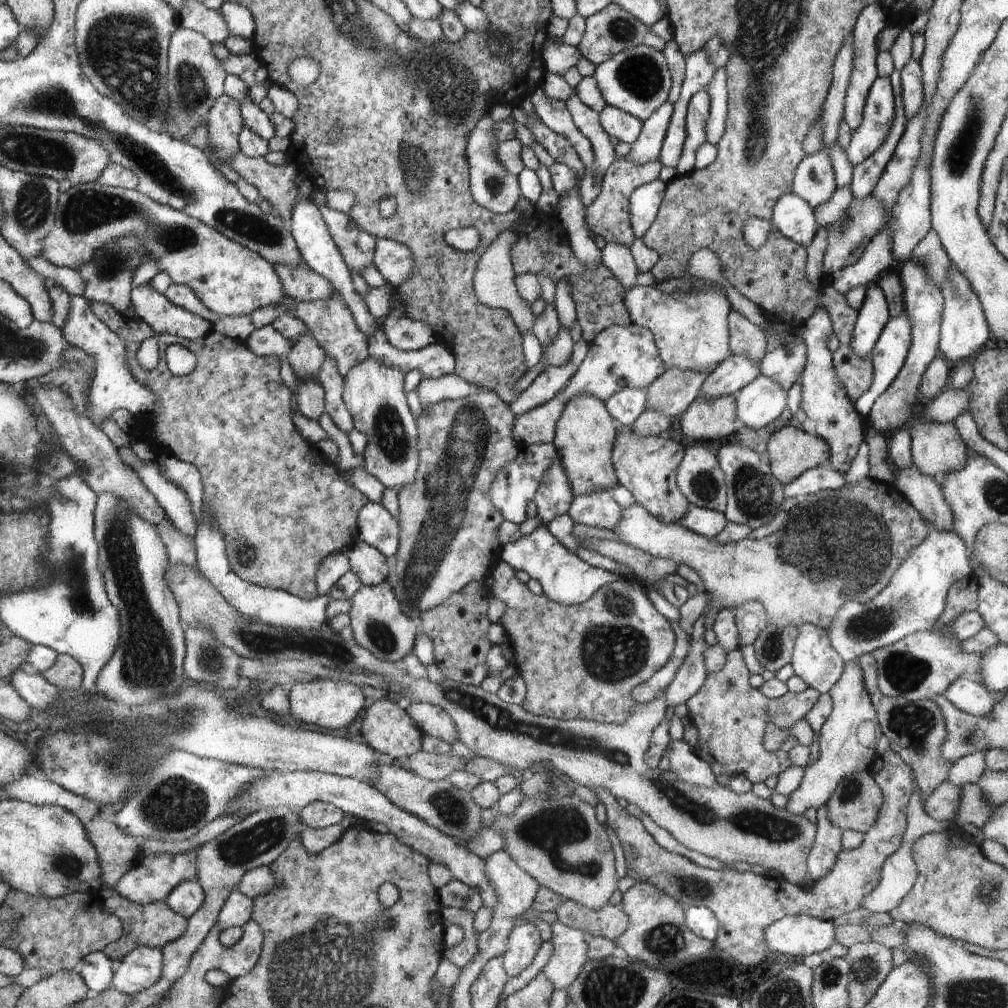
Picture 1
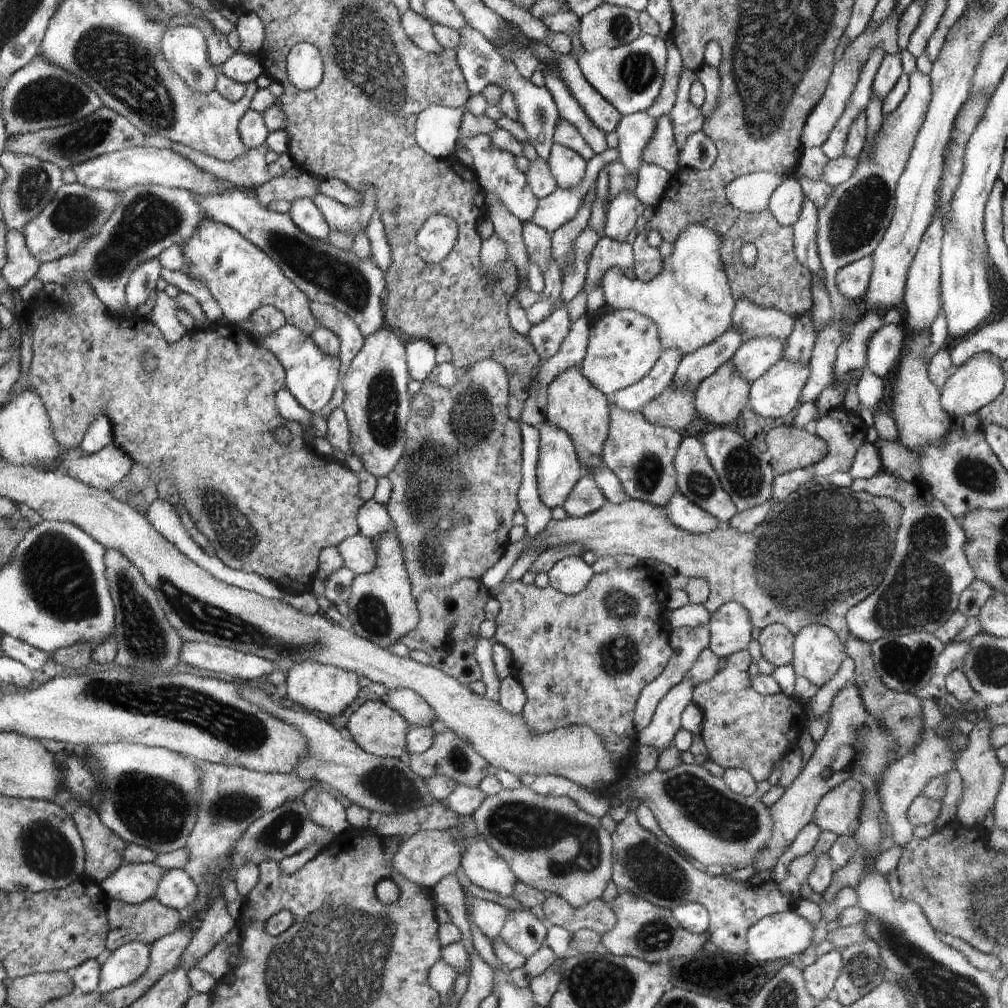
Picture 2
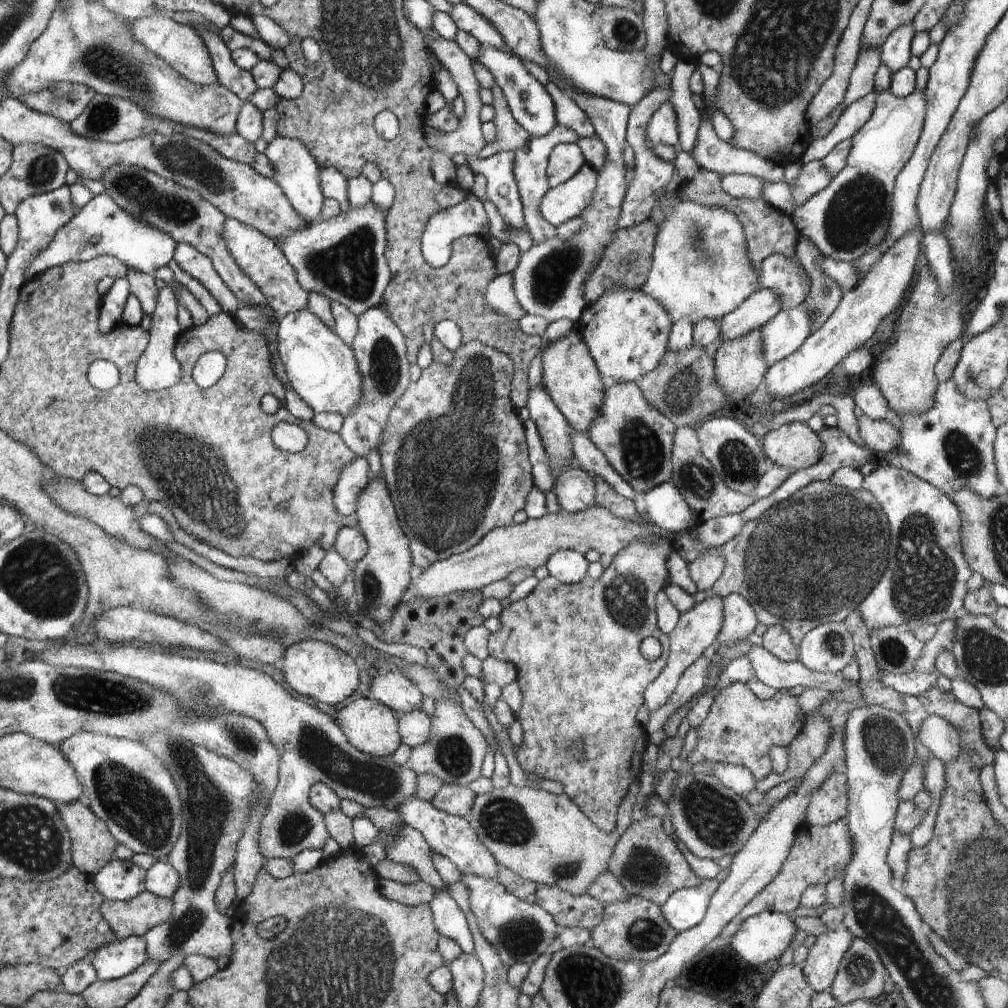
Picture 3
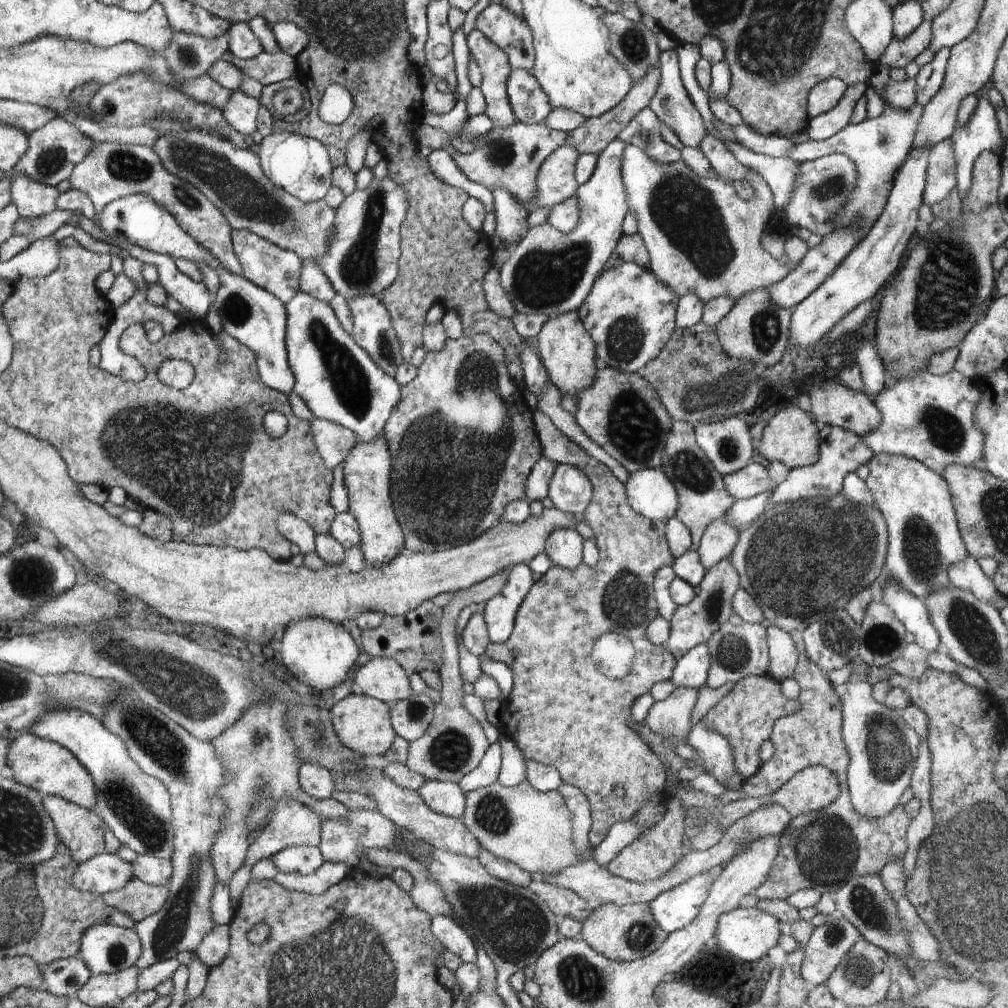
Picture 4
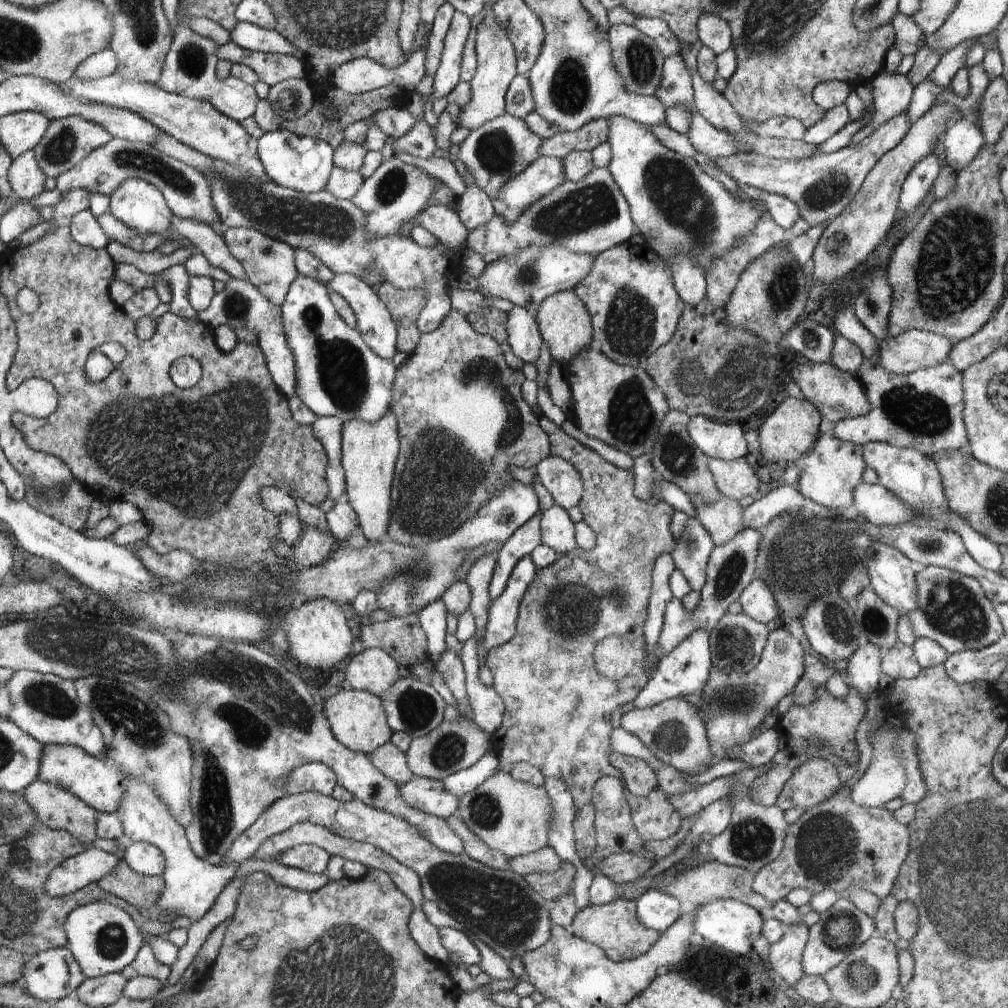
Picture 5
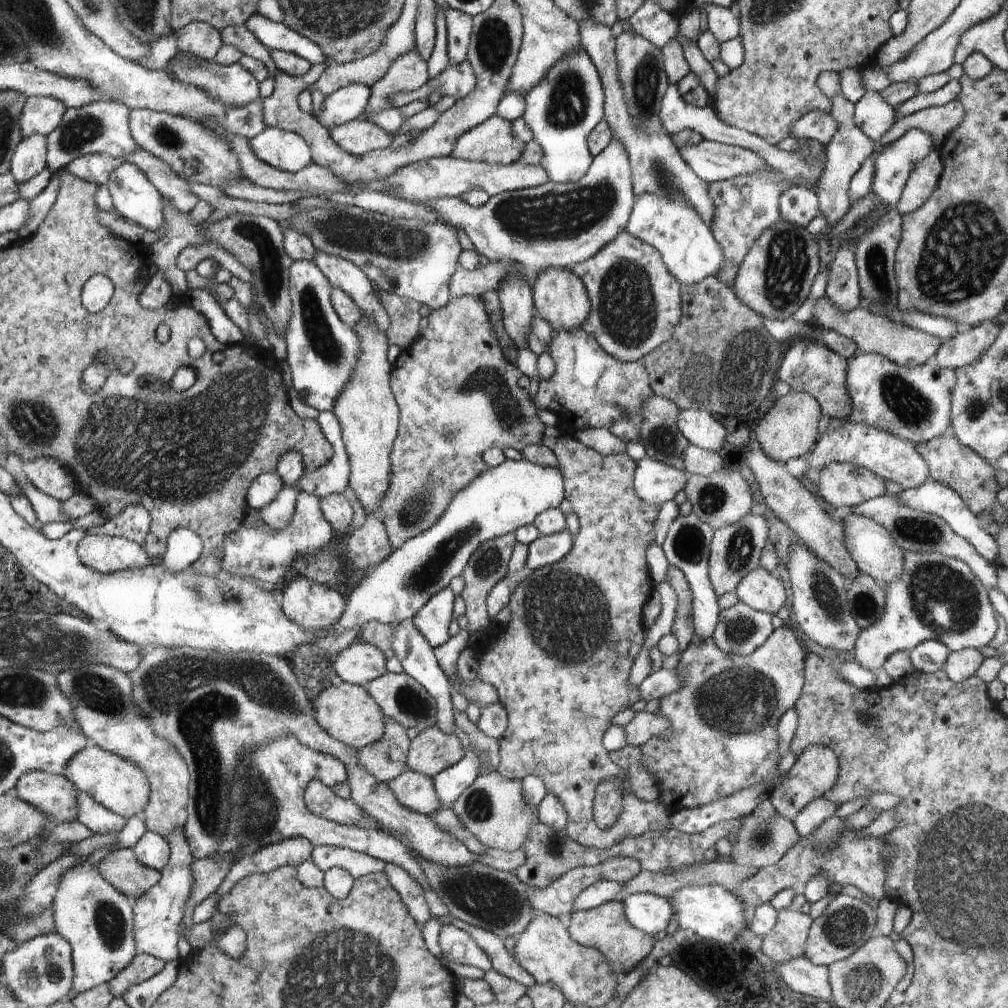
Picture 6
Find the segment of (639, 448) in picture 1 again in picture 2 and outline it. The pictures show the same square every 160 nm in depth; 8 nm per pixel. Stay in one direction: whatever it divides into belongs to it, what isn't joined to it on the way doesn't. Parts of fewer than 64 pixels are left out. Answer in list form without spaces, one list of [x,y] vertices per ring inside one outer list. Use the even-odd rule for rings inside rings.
[[[613,402],[610,403],[609,407],[609,433],[602,451],[604,466],[608,467],[620,479],[628,498],[649,502],[654,506],[664,508],[668,504],[669,498],[678,492],[673,462],[683,437],[678,431],[649,423],[643,417],[642,412],[629,413],[619,409]]]

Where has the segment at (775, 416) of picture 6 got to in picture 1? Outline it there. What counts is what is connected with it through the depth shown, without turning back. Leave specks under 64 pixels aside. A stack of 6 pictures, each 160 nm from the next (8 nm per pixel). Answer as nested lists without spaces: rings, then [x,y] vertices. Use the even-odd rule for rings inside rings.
[[[785,426],[771,434],[764,458],[774,478],[787,485],[807,470],[828,462],[830,447],[801,428]]]

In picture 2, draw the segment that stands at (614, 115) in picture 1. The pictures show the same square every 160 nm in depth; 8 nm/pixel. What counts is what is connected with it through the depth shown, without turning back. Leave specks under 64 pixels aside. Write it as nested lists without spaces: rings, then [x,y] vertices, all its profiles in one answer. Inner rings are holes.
[[[646,112],[622,115],[615,131],[619,138],[618,160],[631,172],[642,166],[642,151],[655,133],[656,121]]]

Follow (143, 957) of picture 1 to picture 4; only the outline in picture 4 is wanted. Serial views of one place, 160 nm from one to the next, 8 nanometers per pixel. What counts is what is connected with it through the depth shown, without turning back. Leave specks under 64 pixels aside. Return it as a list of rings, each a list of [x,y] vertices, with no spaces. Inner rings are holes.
[[[97,924],[84,931],[78,956],[94,975],[130,968],[142,954],[138,935],[127,928]]]

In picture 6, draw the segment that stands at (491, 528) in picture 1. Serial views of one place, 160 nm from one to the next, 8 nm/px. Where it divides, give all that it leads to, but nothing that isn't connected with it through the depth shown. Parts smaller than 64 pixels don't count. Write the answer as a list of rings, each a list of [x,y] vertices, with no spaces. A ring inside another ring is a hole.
[[[480,294],[478,296],[460,297],[452,295],[446,306],[432,311],[432,314],[427,316],[428,328],[422,330],[418,339],[402,351],[399,360],[396,360],[392,367],[390,387],[392,388],[392,393],[399,409],[399,430],[392,444],[392,452],[390,452],[390,485],[388,486],[388,490],[384,492],[384,498],[382,498],[380,504],[381,510],[384,510],[385,513],[383,516],[384,526],[386,526],[387,538],[390,542],[390,548],[393,551],[400,548],[410,538],[414,538],[414,536],[421,534],[422,531],[432,528],[434,522],[438,522],[438,518],[448,508],[450,500],[460,490],[464,490],[466,486],[470,486],[470,482],[474,482],[476,476],[480,476],[484,470],[488,470],[489,467],[482,462],[482,454],[486,450],[490,450],[490,448],[496,446],[496,448],[500,448],[502,451],[505,448],[514,448],[514,450],[520,451],[524,446],[528,446],[528,444],[543,443],[544,428],[546,428],[546,425],[538,418],[537,408],[529,399],[528,390],[520,388],[518,385],[518,380],[523,376],[520,370],[516,366],[510,365],[503,358],[499,340],[484,306],[484,300],[480,300],[482,297]]]

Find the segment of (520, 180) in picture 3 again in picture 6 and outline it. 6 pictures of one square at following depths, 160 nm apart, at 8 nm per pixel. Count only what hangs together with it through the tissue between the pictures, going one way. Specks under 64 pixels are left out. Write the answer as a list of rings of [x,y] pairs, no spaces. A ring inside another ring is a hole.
[[[492,116],[479,126],[464,132],[456,140],[451,157],[488,164],[513,164],[520,160],[525,142],[514,138],[508,120]]]

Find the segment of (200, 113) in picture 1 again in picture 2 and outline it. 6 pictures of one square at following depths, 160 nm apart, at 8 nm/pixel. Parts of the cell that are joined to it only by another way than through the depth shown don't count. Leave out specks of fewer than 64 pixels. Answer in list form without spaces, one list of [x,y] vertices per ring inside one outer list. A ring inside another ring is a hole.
[[[192,25],[168,26],[161,38],[160,48],[174,72],[185,80],[190,89],[202,94],[215,90],[218,68],[210,62],[205,34],[198,27]]]

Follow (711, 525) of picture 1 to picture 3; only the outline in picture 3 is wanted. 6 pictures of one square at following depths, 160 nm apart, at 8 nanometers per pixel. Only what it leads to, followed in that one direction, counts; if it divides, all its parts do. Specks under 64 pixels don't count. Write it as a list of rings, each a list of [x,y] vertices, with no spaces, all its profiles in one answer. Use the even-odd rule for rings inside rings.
[[[669,481],[652,486],[641,495],[644,512],[660,529],[670,533],[682,533],[697,526],[698,518],[692,514],[692,510],[688,510],[688,504]]]

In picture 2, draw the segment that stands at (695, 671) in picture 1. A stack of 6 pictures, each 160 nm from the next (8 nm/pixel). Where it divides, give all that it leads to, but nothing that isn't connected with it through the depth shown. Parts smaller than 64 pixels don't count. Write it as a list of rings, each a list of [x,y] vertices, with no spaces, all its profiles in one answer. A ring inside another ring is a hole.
[[[686,676],[678,684],[675,684],[658,703],[650,724],[637,733],[640,745],[654,746],[659,752],[673,744],[676,731],[681,728],[681,714],[684,709],[693,702],[693,688],[695,684]]]

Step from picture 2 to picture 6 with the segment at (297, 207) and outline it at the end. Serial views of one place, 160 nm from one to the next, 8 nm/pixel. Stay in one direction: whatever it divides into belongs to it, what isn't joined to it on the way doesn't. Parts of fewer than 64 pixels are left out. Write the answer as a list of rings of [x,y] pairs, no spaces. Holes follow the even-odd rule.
[[[267,127],[248,139],[254,156],[270,167],[285,172],[297,172],[311,160],[310,148],[298,134],[279,127]]]

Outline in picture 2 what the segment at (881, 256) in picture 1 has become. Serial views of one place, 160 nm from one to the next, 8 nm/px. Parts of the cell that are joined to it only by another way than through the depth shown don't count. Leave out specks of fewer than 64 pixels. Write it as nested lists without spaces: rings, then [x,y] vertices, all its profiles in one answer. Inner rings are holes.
[[[873,254],[840,268],[835,276],[838,292],[859,302],[868,290],[873,271]]]

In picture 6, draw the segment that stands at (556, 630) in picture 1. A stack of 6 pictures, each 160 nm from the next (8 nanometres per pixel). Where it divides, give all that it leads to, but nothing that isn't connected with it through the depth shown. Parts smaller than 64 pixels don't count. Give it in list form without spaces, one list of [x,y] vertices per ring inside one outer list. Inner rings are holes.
[[[557,426],[544,428],[543,444],[557,458],[558,467],[564,476],[564,499],[572,505],[579,522],[579,532],[573,538],[572,549],[560,562],[534,570],[526,580],[512,589],[507,605],[510,622],[506,622],[502,628],[491,625],[486,629],[486,642],[471,649],[478,662],[477,679],[496,688],[499,702],[507,714],[506,732],[497,740],[500,754],[498,774],[502,778],[520,782],[530,774],[538,776],[544,782],[547,794],[556,796],[562,802],[568,816],[568,836],[586,848],[609,849],[622,842],[626,836],[641,836],[650,830],[663,832],[672,829],[672,813],[660,800],[644,802],[628,791],[622,794],[624,807],[614,826],[600,830],[594,821],[597,786],[608,782],[610,778],[624,780],[624,774],[602,746],[602,738],[618,712],[641,700],[640,690],[630,684],[628,676],[645,638],[646,626],[642,622],[644,604],[654,594],[654,583],[646,562],[646,548],[655,542],[654,522],[661,506],[644,502],[636,494],[634,476],[637,463],[626,452],[602,456],[575,437],[564,434]],[[624,638],[631,640],[634,649],[620,655],[616,645]]]

